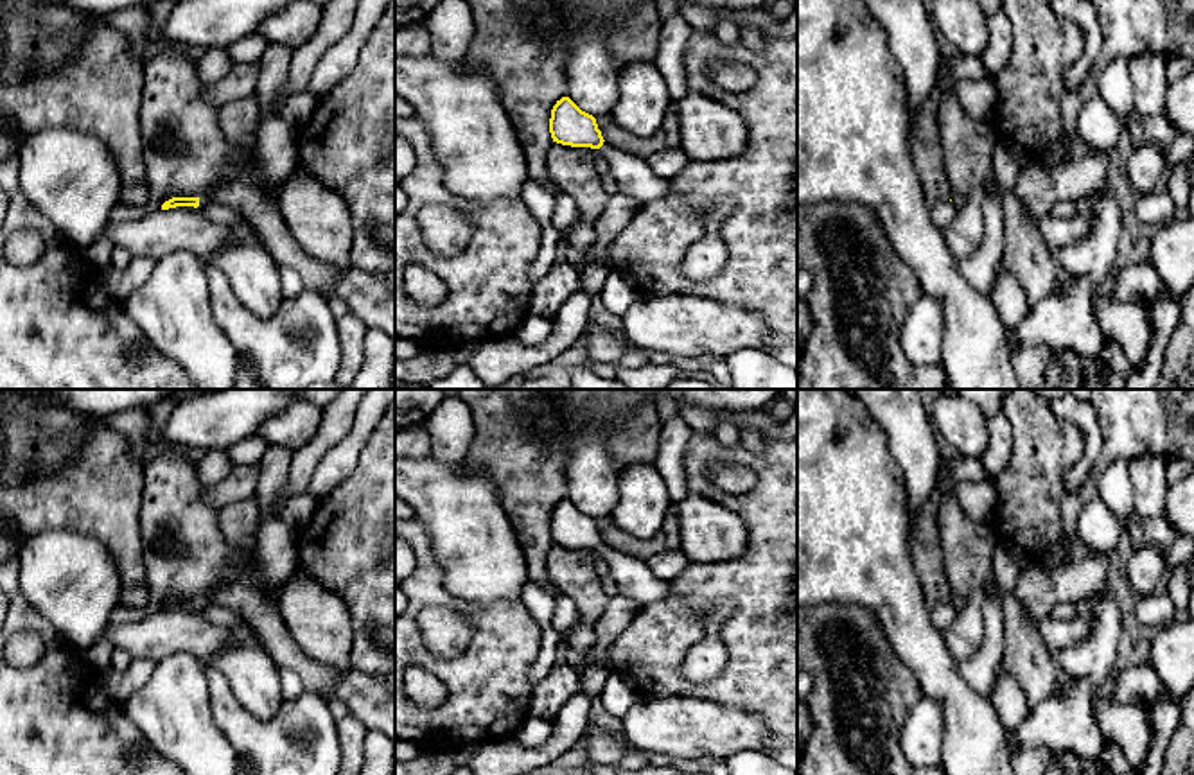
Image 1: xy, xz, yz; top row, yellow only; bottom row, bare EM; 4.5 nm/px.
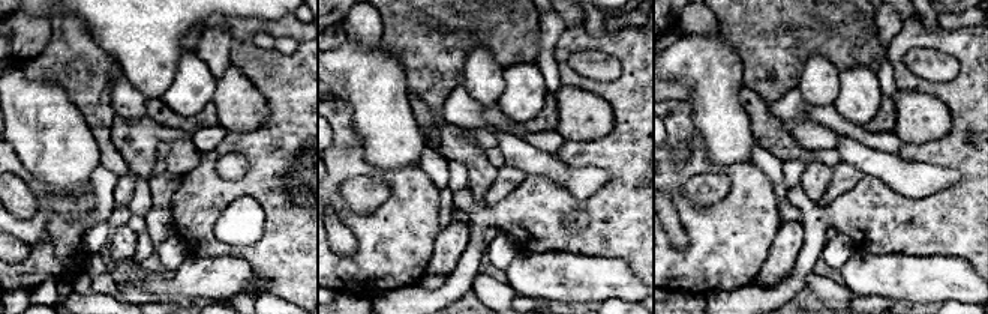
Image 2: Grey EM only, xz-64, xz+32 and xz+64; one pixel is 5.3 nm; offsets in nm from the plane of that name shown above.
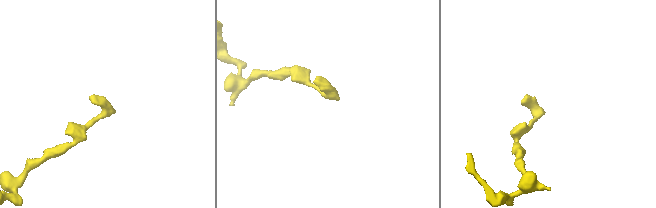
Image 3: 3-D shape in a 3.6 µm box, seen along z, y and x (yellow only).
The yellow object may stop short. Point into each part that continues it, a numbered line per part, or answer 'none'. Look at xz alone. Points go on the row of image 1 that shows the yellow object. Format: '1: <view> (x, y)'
1: xz (636, 180)

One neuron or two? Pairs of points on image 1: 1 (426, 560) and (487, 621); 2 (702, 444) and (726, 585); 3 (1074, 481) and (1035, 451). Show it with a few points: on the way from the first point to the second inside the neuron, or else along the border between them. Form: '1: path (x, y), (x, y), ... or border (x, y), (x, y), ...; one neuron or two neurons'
1: path (428, 580), (449, 601), (467, 609); one neuron
2: path (702, 481), (756, 522), (756, 548); one neuron
3: border (1085, 436), (1085, 452), (1067, 472), (1062, 490); two neurons

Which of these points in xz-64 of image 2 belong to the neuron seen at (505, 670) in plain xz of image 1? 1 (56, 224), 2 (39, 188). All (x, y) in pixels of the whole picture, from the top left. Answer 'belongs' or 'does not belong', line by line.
1: does not belong
2: belongs

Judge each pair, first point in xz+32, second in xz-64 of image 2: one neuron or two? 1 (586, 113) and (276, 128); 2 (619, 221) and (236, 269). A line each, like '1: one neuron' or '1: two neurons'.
1: two neurons
2: two neurons

